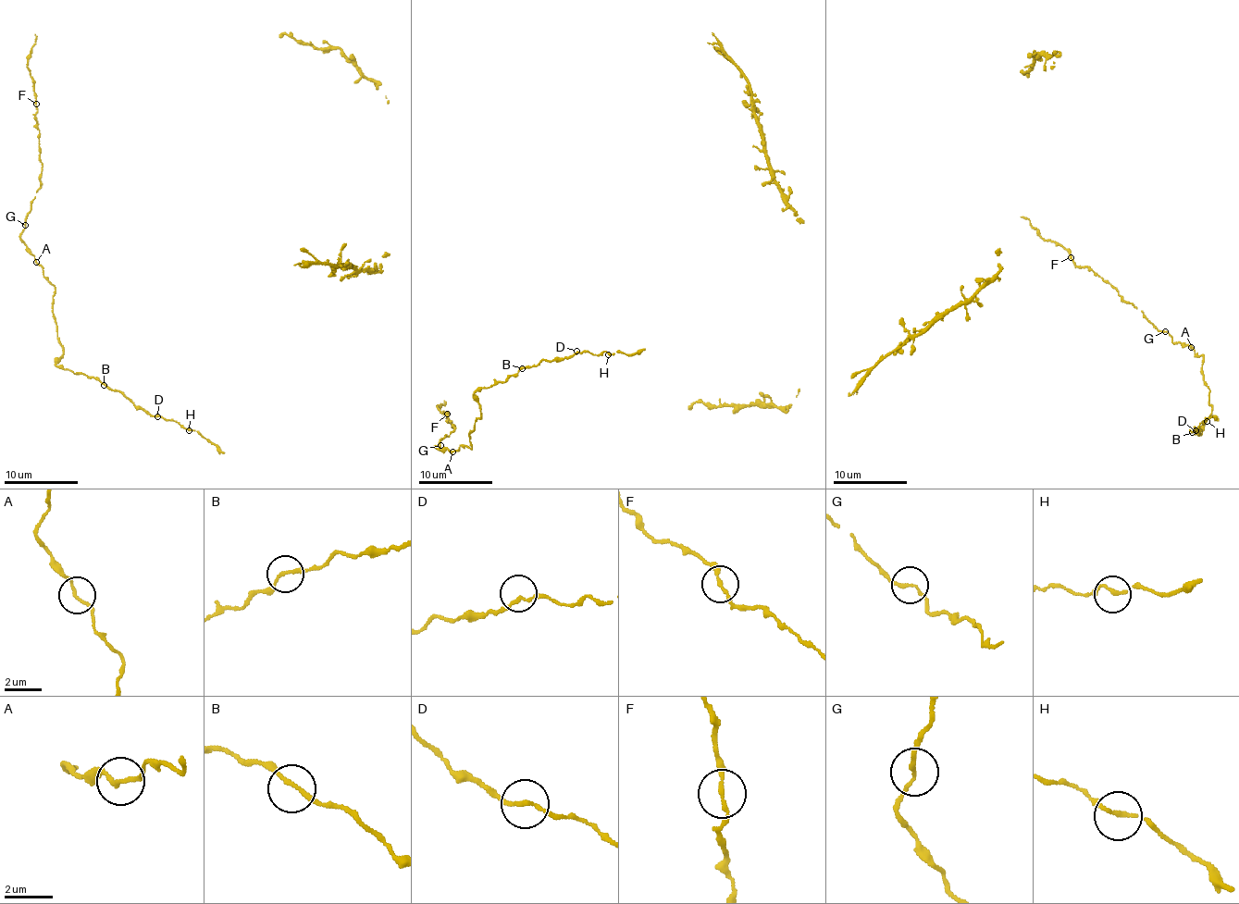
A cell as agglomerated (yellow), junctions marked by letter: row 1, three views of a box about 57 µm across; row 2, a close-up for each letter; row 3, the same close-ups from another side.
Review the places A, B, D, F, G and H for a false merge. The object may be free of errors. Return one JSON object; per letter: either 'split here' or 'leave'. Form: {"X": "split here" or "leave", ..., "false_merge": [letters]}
{"A": "leave", "B": "leave", "D": "leave", "F": "leave", "G": "leave", "H": "leave", "false_merge": []}

